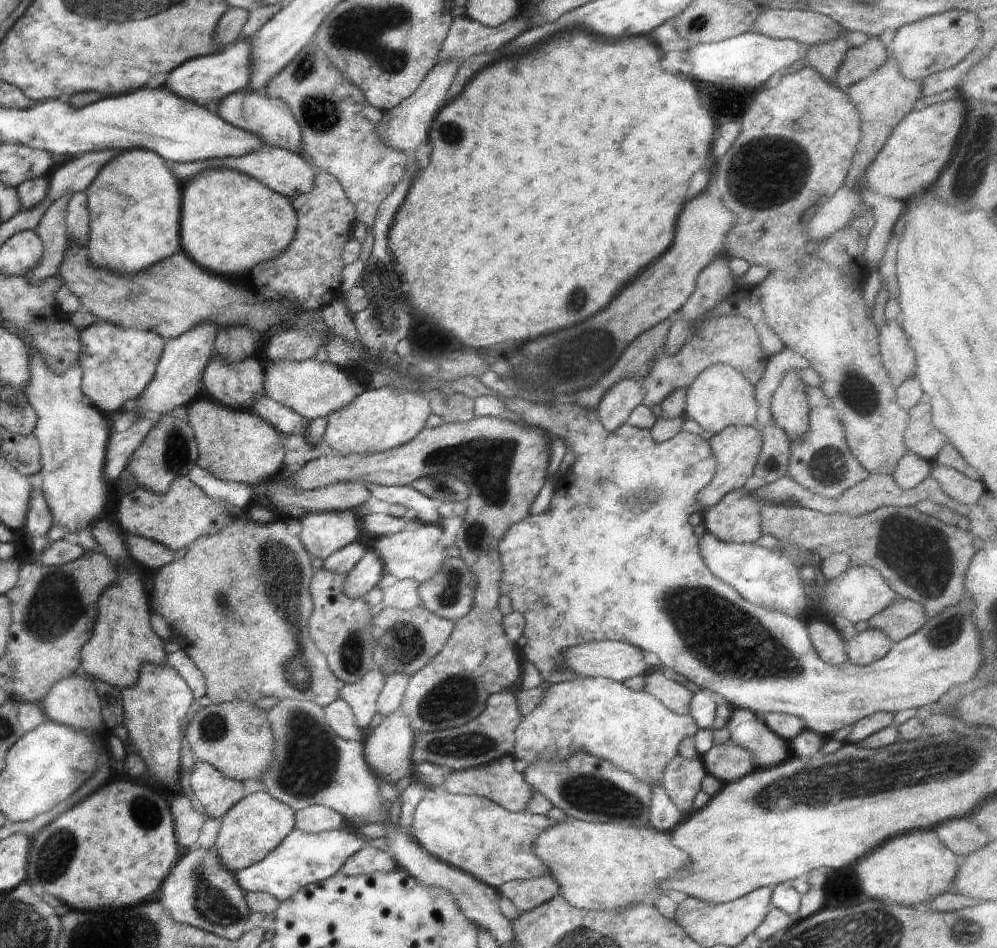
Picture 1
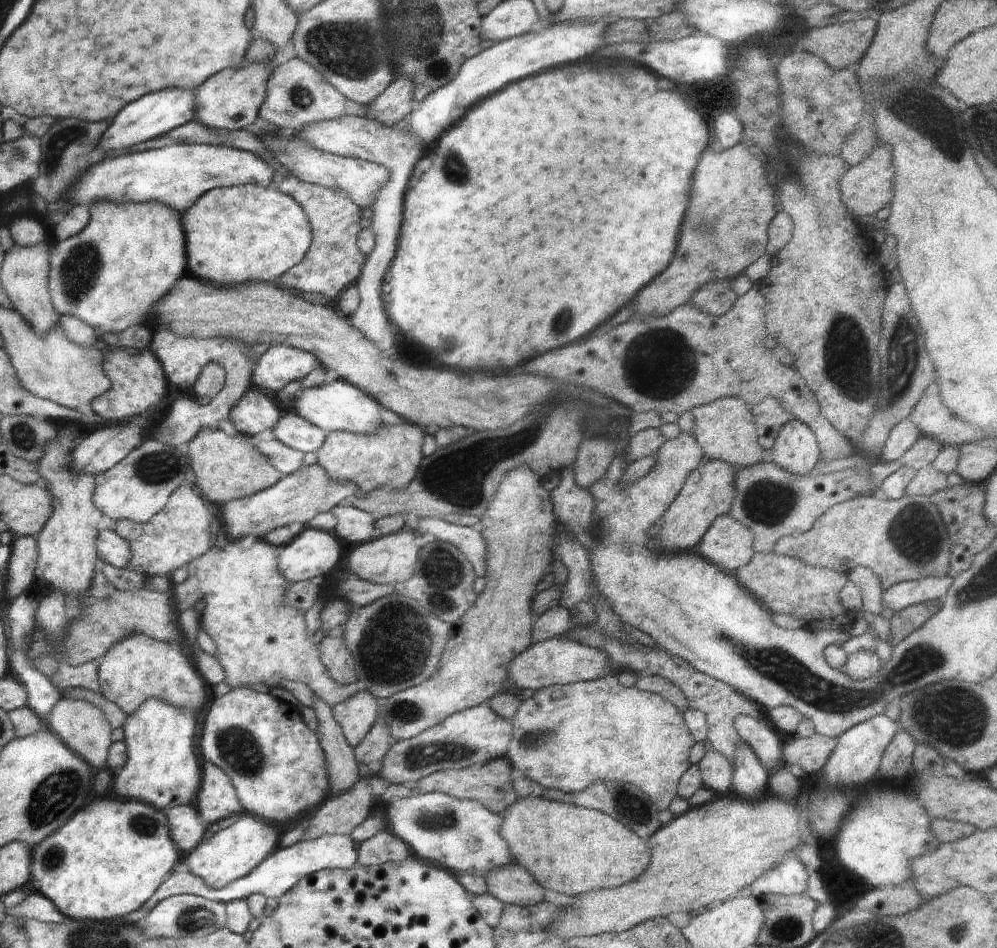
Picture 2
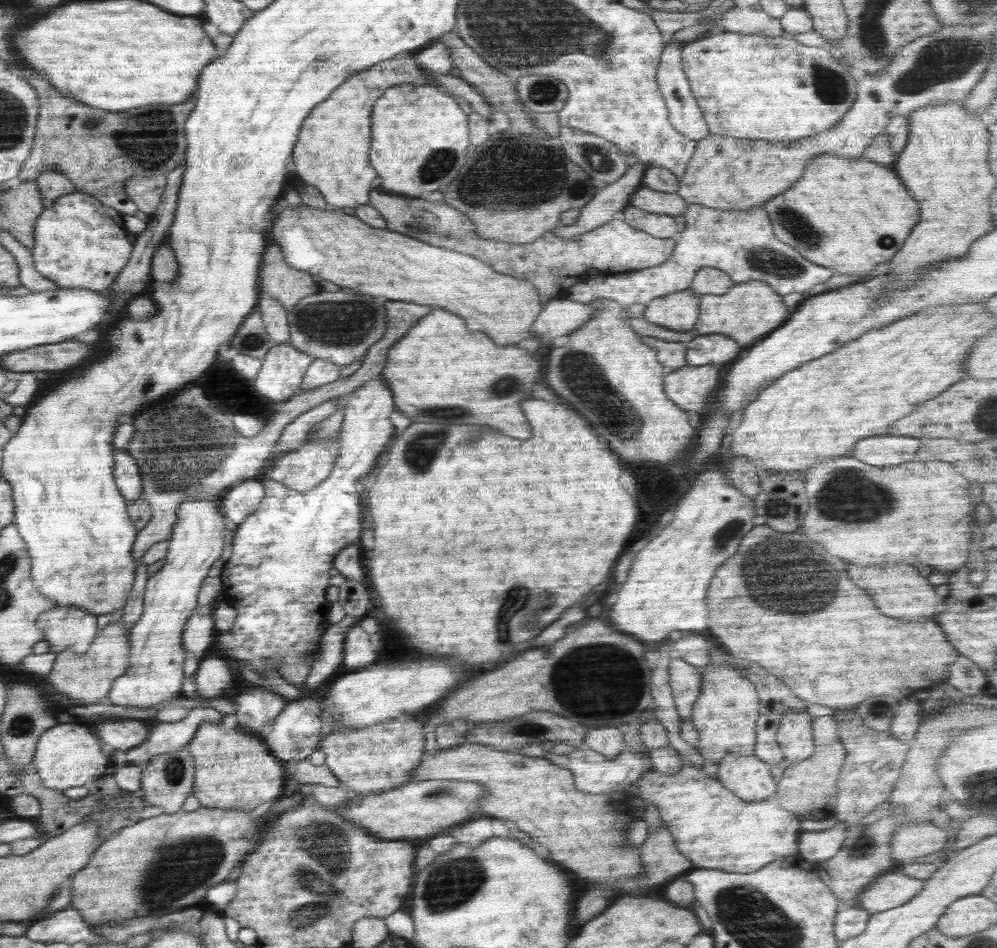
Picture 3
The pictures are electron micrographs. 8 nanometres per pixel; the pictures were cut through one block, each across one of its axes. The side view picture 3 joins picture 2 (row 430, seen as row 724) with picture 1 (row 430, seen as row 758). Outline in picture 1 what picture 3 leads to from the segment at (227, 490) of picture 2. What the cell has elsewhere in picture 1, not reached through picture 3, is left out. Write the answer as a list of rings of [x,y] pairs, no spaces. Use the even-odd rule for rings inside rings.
[[[202,394],[188,406],[186,420],[194,432],[198,448],[196,464],[200,468],[208,470],[215,478],[236,484],[244,484],[244,486],[253,486],[281,475],[285,458],[284,442],[286,437],[280,434],[276,428],[272,428],[268,422],[264,422],[251,409],[236,410],[236,408],[224,406],[222,403],[218,403]]]

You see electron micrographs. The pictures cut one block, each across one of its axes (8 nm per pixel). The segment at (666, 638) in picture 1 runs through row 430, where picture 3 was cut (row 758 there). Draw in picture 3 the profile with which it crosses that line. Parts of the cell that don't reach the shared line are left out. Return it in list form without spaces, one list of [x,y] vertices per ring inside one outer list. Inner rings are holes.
[[[626,742],[614,760],[606,760],[600,752],[579,748],[568,756],[546,752],[542,758],[568,769],[574,777],[574,786],[582,792],[612,794],[620,790],[629,799],[641,798],[646,805],[654,804],[677,849],[693,862],[694,868],[747,873],[782,857],[799,856],[797,842],[803,833],[798,824],[800,816],[783,809],[774,798],[764,802],[742,800],[718,778],[710,777],[686,760],[684,768],[675,775],[663,775],[653,767],[651,758],[630,752]]]

